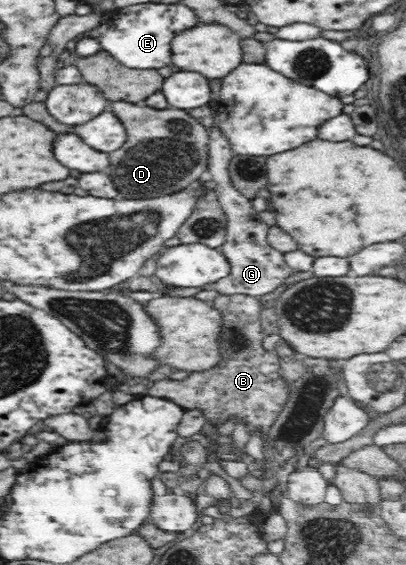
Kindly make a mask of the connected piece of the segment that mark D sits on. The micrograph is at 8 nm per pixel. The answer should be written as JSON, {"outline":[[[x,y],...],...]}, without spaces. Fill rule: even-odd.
{"outline":[[[111,102],[111,108],[129,134],[125,146],[107,153],[109,177],[113,178],[120,198],[161,198],[175,191],[185,191],[193,182],[207,175],[208,129],[199,119],[189,116],[185,110],[155,110],[131,102]],[[153,142],[157,144],[153,146]]]}

